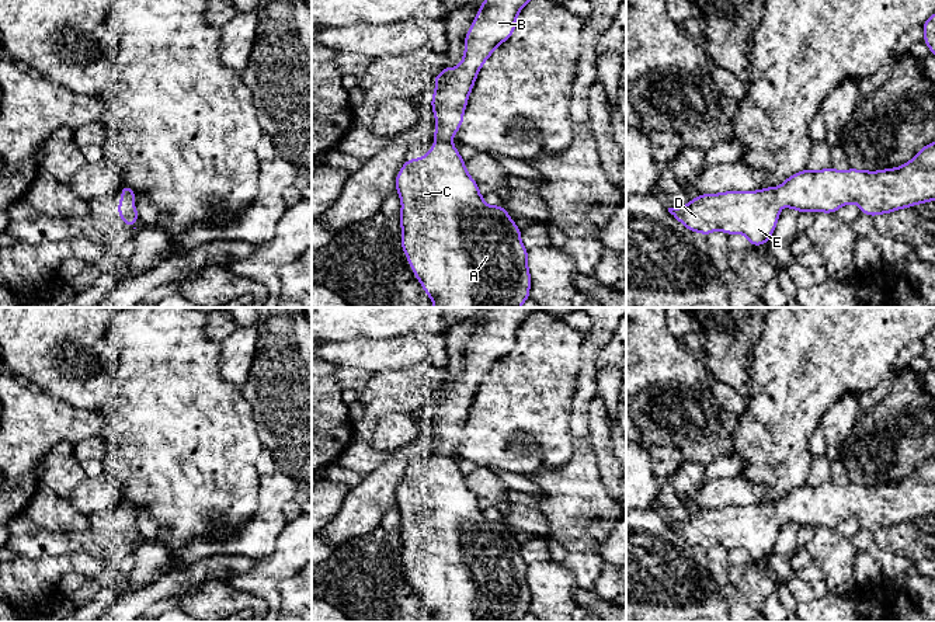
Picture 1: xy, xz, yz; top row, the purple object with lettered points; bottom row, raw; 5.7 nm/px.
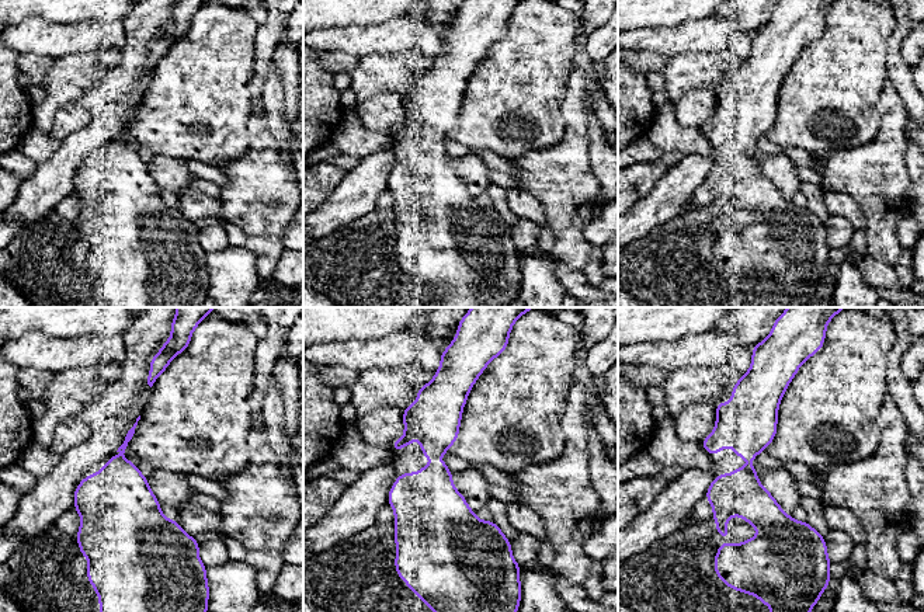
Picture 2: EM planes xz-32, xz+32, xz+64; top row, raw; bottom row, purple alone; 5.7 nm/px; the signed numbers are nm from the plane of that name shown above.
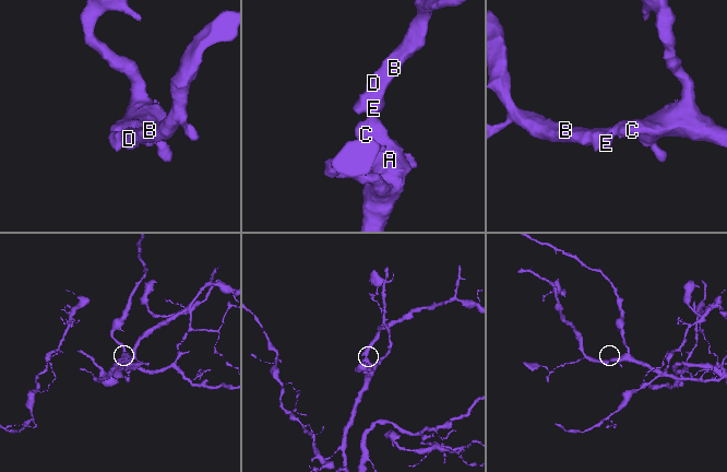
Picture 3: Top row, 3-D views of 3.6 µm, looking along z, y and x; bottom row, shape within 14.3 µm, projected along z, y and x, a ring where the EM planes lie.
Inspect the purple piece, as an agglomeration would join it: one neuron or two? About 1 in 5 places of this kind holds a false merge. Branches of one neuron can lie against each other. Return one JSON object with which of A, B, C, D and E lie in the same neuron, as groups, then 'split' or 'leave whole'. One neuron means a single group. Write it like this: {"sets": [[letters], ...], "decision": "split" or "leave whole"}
{"sets": [["A", "B", "C", "D", "E"]], "decision": "leave whole"}

